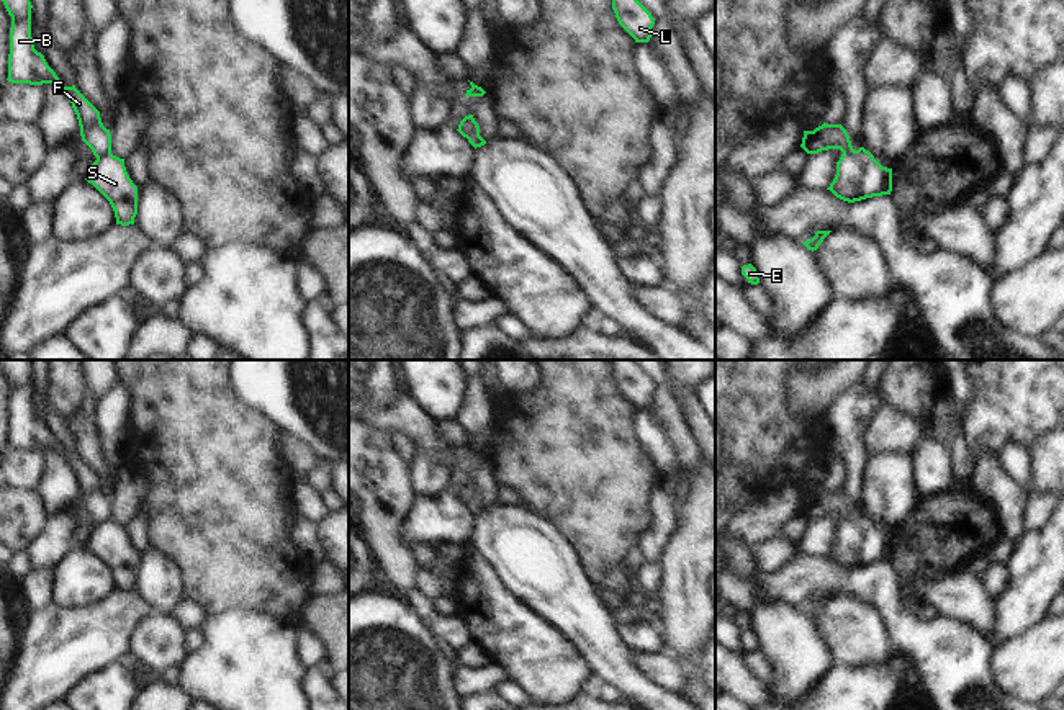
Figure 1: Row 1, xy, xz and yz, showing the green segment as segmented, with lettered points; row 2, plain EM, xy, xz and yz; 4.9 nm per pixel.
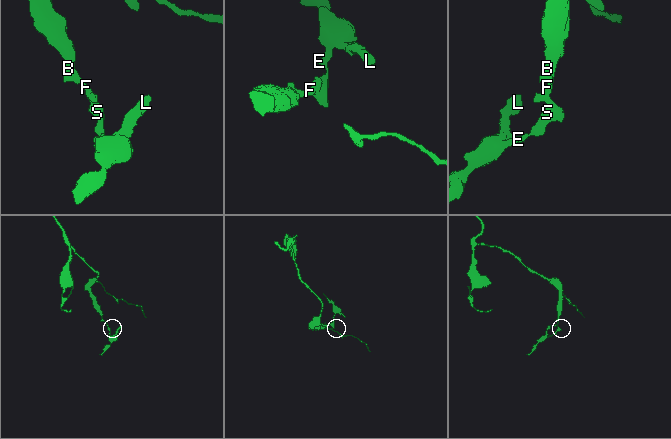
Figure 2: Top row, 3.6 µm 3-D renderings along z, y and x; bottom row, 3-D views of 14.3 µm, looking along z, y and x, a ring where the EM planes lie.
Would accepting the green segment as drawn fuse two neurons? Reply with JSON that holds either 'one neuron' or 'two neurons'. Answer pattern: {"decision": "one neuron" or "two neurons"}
{"decision": "two neurons"}

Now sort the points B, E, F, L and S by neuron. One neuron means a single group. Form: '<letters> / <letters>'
B F / E L S

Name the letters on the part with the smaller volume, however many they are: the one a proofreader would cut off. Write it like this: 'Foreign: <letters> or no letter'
Foreign: E, L, S.

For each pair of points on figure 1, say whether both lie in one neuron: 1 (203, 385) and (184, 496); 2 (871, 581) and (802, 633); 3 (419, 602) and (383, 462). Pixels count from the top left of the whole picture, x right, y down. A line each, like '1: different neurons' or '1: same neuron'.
1: same neuron
2: different neurons
3: different neurons

